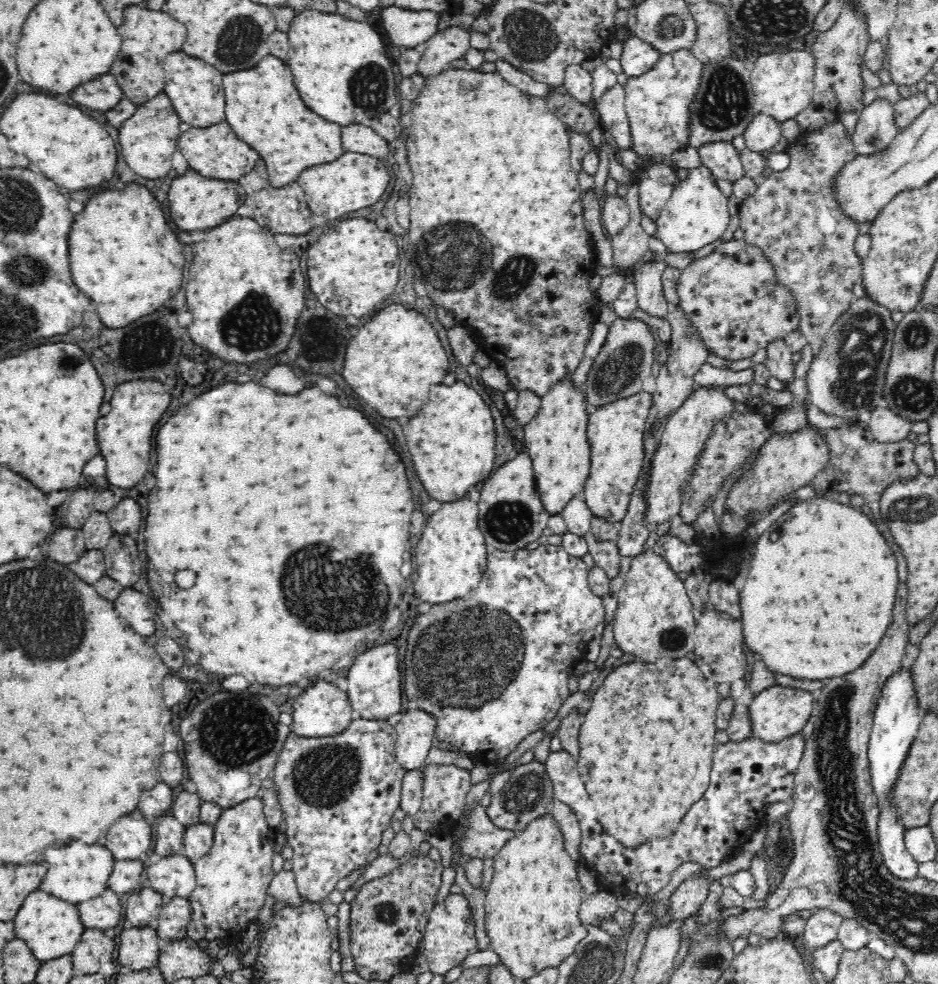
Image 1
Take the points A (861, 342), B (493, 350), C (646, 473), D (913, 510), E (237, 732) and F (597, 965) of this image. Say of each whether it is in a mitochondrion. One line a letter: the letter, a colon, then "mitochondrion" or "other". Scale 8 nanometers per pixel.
A: mitochondrion
B: other
C: other
D: mitochondrion
E: mitochondrion
F: mitochondrion

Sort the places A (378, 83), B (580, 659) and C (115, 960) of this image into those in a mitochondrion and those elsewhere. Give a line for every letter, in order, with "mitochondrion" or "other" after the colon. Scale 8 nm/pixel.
A: mitochondrion
B: other
C: other

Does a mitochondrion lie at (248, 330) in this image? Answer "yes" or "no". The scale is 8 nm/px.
yes

